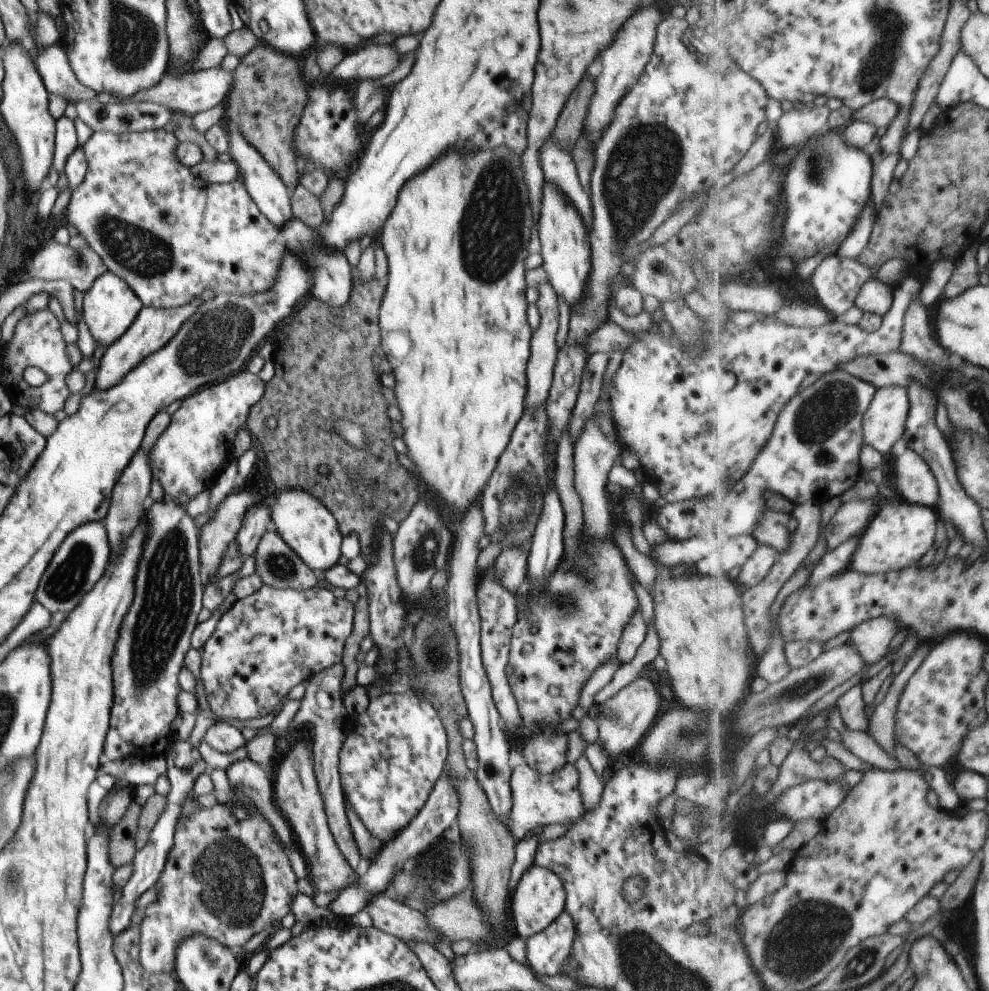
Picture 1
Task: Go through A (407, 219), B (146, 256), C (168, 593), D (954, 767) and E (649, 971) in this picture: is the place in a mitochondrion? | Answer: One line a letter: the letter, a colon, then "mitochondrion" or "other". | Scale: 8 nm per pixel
A: other
B: mitochondrion
C: mitochondrion
D: other
E: mitochondrion

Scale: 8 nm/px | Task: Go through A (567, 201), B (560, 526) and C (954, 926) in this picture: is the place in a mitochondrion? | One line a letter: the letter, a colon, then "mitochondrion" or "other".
A: other
B: other
C: other

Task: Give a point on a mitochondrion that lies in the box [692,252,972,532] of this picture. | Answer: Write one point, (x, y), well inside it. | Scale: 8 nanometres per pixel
(824, 411)

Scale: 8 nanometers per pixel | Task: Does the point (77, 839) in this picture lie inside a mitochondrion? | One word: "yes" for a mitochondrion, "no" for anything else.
no

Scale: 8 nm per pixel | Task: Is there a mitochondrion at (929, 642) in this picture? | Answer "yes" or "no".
no

